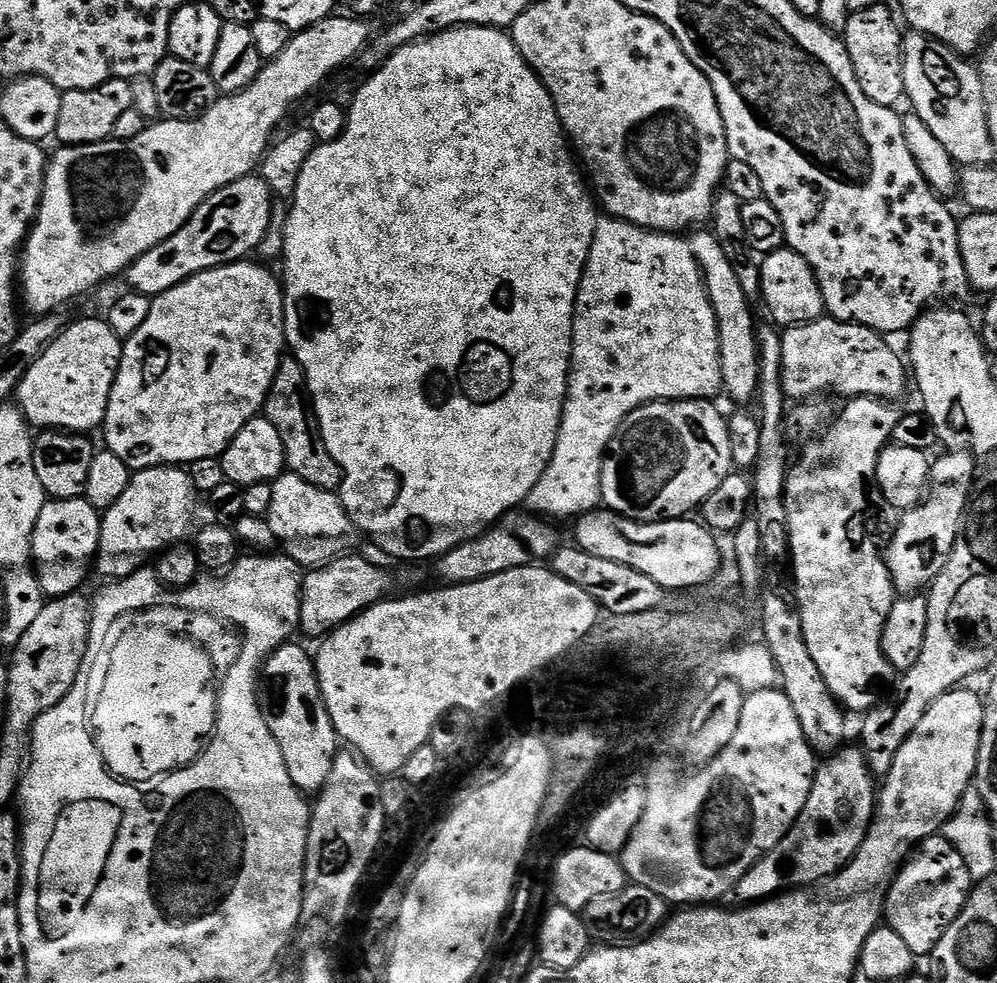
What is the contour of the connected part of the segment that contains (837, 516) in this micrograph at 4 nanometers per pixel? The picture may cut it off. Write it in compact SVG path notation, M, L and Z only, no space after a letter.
M858 396L845 404L848 405L817 439L821 440L805 450L804 464L796 469L793 467L787 473L784 504L790 572L794 577L802 634L806 638L806 646L810 646L810 658L814 658L835 700L840 701L849 713L867 714L881 703L882 697L898 680L896 669L884 659L884 651L880 648L882 630L892 609L894 589L881 545L876 545L876 535L884 528L884 512L889 511L876 484L876 462L882 449L888 447L891 441L902 409L899 403L875 400L872 396Z

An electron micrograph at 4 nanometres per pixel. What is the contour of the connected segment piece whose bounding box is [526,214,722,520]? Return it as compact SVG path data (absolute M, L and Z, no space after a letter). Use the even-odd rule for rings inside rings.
M607 214L601 215L596 222L596 229L594 230L594 242L590 246L590 254L588 255L588 261L584 267L584 273L580 279L580 289L576 295L576 317L572 319L572 350L573 353L578 354L584 361L579 361L578 367L575 369L574 374L569 375L568 378L568 396L564 399L564 413L562 414L562 422L560 423L560 429L558 430L558 442L554 446L554 454L550 458L550 462L546 466L546 470L542 474L542 478L538 478L538 482L534 486L534 490L530 490L526 501L527 511L533 514L539 514L545 518L553 518L552 516L557 516L558 519L564 520L567 516L572 516L571 518L579 518L585 516L588 512L595 512L601 507L602 501L600 499L600 475L602 474L602 460L604 459L605 452L608 451L608 444L614 438L614 434L618 430L618 426L626 419L626 417L631 414L635 408L639 408L641 404L650 404L657 400L712 400L716 398L716 395L721 395L722 392L722 370L720 369L720 347L718 346L718 326L716 325L716 319L714 318L714 310L710 306L708 301L708 295L704 289L704 276L700 273L700 267L698 262L694 258L692 253L692 245L687 239L681 238L676 234L669 234L666 232L651 232L649 228L639 228L634 226L630 222L625 220L617 220L614 216L609 216ZM584 396L604 396L604 400L600 400L597 404L584 404L581 408L576 408L576 404L580 404L584 400Z

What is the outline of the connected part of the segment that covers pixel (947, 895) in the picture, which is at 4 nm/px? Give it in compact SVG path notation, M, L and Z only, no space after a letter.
M942 834L931 836L919 844L896 873L896 879L888 887L888 896L884 900L883 919L887 927L894 930L894 934L899 934L906 941L906 946L910 946L910 950L917 958L931 957L942 934L946 934L950 922L958 918L973 887L974 881L970 870L966 870L966 862L962 862L962 854L958 854L958 850L954 850L954 846L950 846L950 842Z

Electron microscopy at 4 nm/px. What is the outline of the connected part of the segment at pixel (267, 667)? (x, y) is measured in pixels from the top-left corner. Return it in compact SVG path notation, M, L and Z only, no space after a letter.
M299 642L283 644L265 660L258 681L258 699L262 718L270 734L274 734L278 750L282 750L290 782L294 782L302 794L318 794L326 786L330 770L334 770L338 737L322 698L316 677L316 661L313 656L306 654Z

